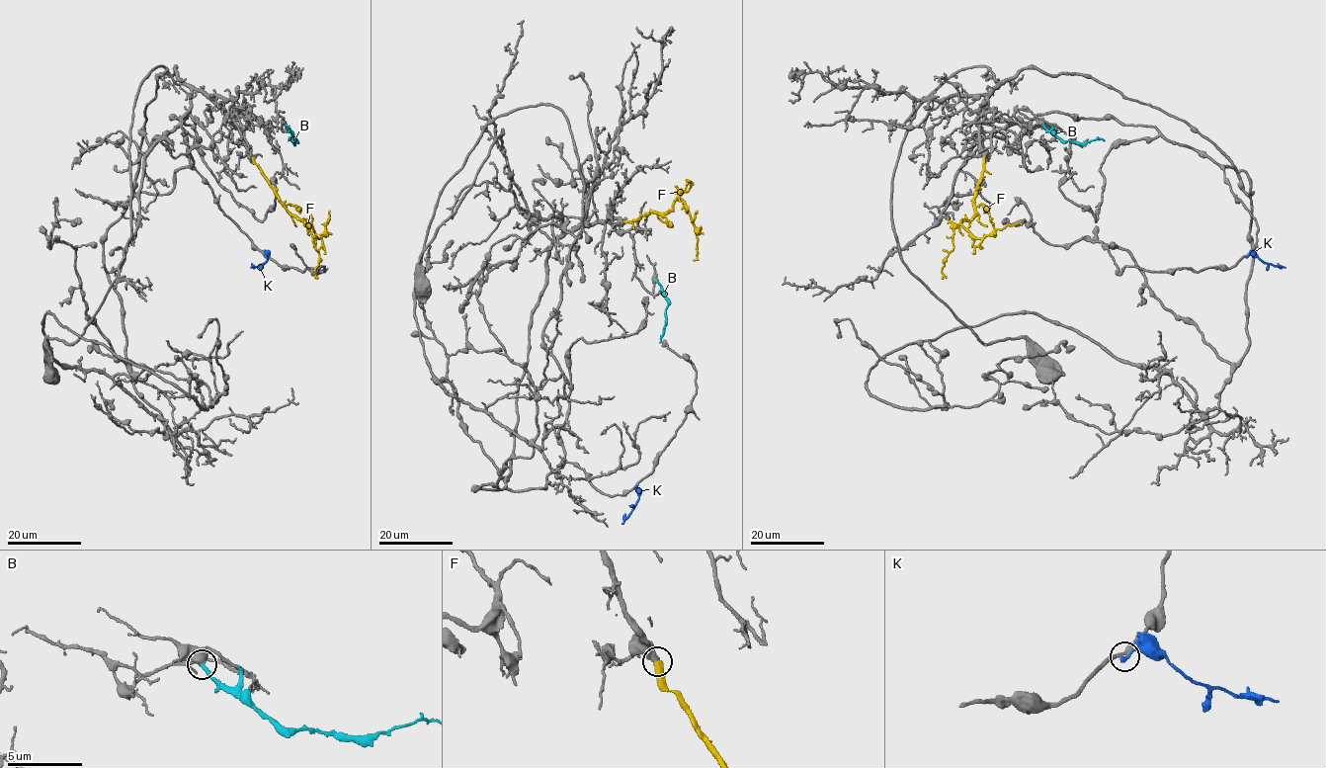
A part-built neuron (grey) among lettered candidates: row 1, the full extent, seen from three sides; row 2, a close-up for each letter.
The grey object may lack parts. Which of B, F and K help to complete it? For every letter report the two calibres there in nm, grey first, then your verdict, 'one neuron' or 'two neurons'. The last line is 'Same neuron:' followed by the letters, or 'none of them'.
B: 550/240 nm | two neurons
F: 550/480 nm | one neuron
K: 280/280 nm | two neurons
Same neuron: F

